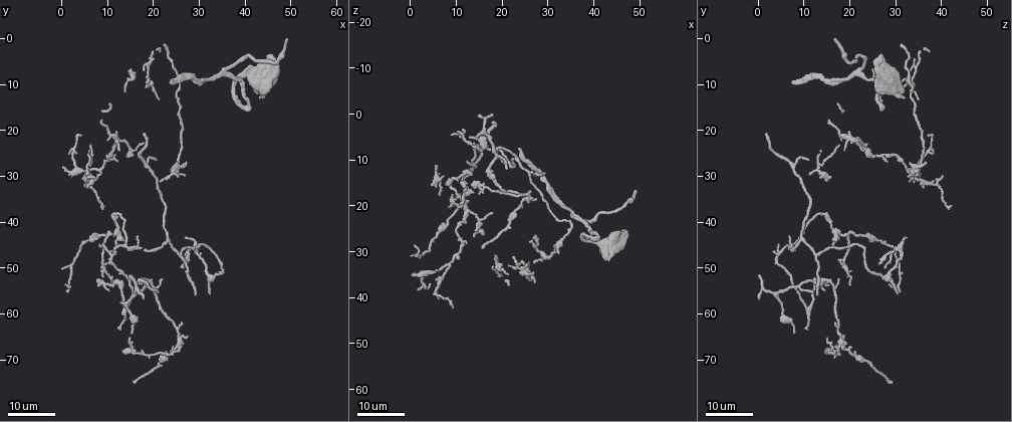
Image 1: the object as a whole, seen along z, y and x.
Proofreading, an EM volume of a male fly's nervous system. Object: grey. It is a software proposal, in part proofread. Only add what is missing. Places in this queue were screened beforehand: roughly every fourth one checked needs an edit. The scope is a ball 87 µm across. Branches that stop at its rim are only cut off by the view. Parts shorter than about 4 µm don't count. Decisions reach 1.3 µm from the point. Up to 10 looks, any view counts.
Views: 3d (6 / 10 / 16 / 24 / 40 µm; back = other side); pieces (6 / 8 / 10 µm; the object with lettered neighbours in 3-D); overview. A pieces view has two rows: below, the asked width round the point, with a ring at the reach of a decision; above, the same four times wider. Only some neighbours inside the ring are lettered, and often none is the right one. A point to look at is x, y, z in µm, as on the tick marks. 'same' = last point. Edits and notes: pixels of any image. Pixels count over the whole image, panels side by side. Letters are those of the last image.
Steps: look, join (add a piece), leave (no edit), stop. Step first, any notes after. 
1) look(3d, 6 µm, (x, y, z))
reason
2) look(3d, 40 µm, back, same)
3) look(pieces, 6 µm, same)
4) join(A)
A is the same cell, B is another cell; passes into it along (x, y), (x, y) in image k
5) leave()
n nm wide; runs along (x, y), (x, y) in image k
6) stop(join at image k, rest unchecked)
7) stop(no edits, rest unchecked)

look(3d, 24 µm, (29.0, 55.5, 13.5))
branch stops here

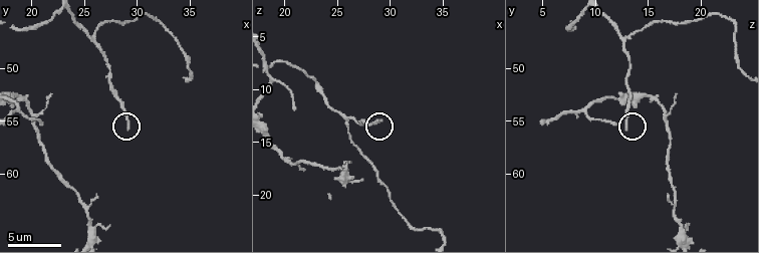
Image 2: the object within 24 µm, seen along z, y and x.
look(pieces, 10 µm, (29.2, 55.6, 12.8))

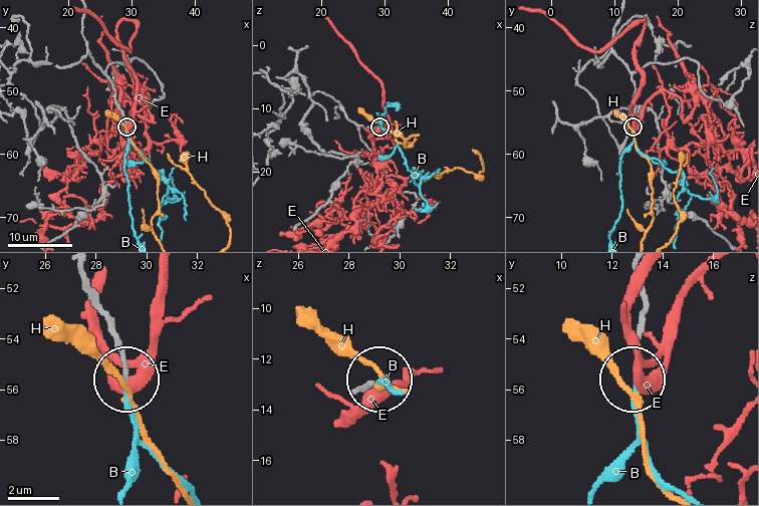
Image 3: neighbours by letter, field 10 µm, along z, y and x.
join(B)
B is the same cell, E and H are other cells; passes into it along (635, 110), (633, 142), (619, 162), (621, 211), (616, 223) in image 3; the neuron continues

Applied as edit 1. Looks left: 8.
look(overview)
redraw

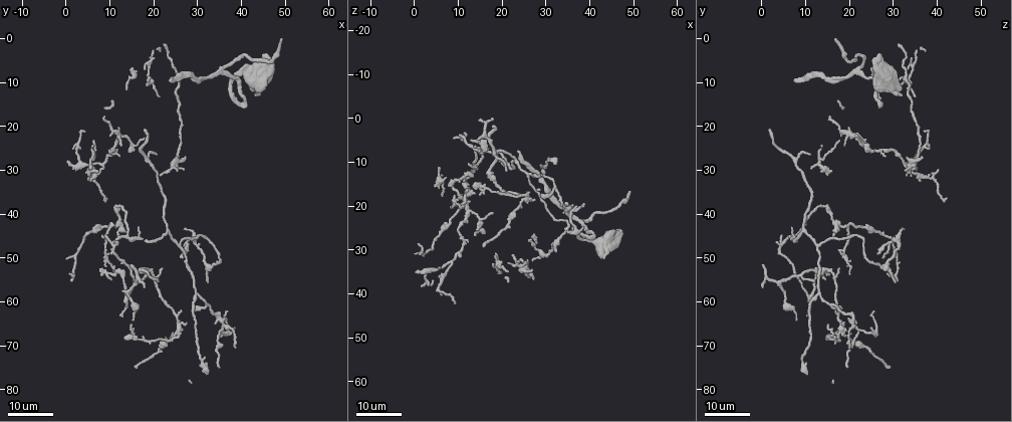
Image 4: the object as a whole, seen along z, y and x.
look(3d, 24 µm, (21.0, 55.5, 11.5))
free end

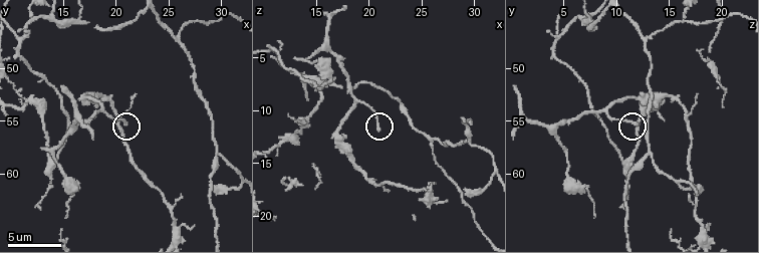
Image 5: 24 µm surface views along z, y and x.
look(pieces, 8 µm, (21.2, 55.4, 11.8))

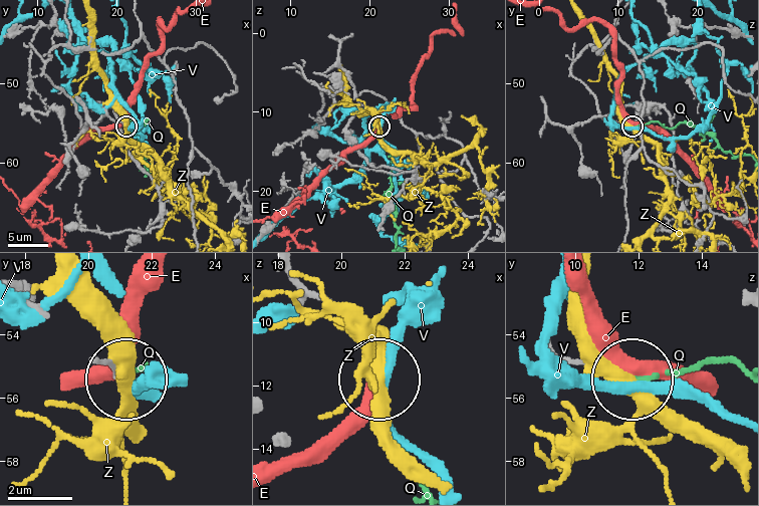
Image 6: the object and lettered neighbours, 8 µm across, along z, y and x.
join(Q)
180 nm wide; Q is the same cell, E, V and Z are other cells; passes into it along (638, 380), (741, 366) in image 6; it goes on there

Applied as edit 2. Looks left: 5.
look(3d, 24 µm, (32.5, 55.5, 30.5))
an open end

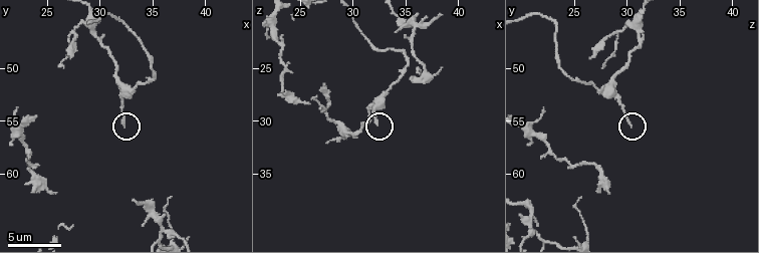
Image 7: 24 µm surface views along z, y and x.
look(pieces, 8 µm, (32.4, 55.6, 30.4))

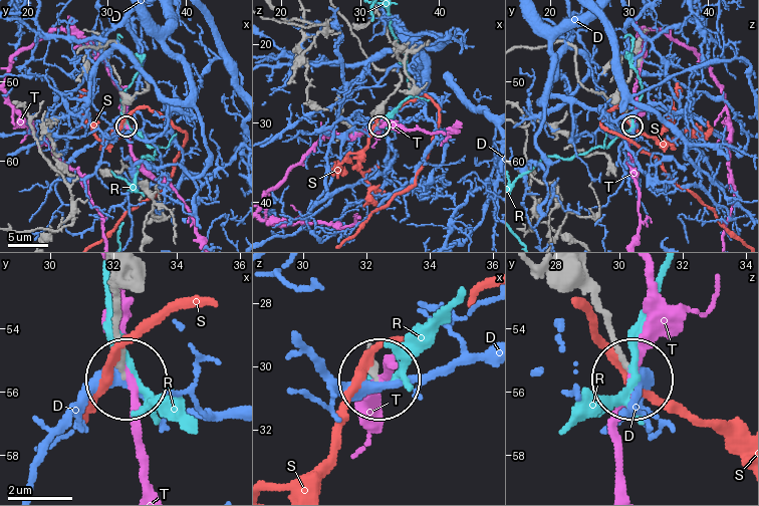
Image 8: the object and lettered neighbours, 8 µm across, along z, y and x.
leave()
D, R, S and T are other cells; runs along (565, 276), (603, 317), (629, 378) in image 8; none of them fits

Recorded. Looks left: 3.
look(3d, 16 µm, (15.0, 26.0, 25.5))
tapers out

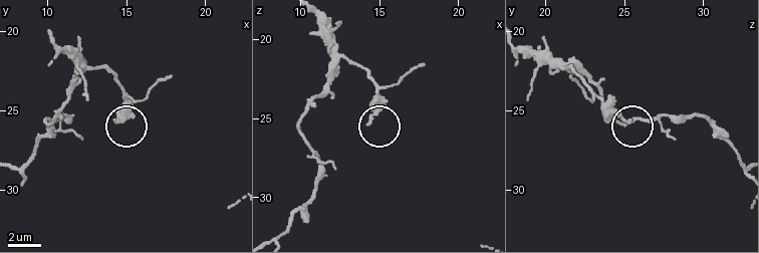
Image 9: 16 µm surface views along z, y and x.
look(pieces, 8 µm, (14.3, 25.6, 25.4))

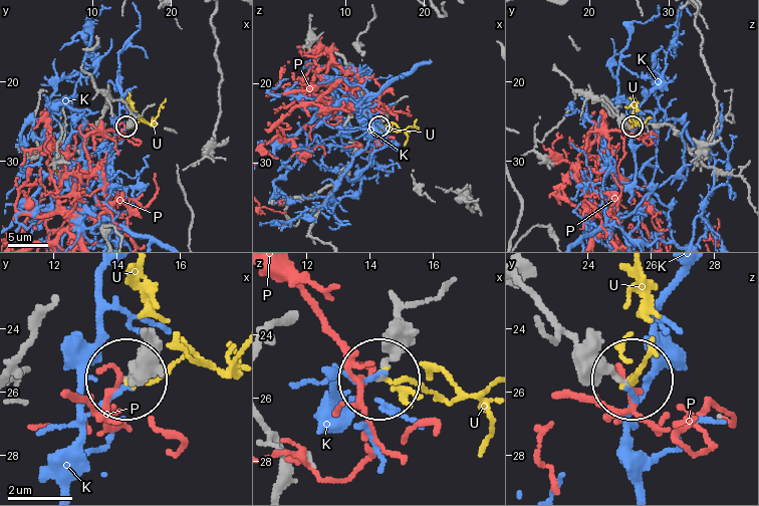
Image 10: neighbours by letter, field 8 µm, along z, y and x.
leave()
K, P and U are other cells; none of them fits

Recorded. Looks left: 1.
stop(join at image 3, join at image 6, rest unchecked)

